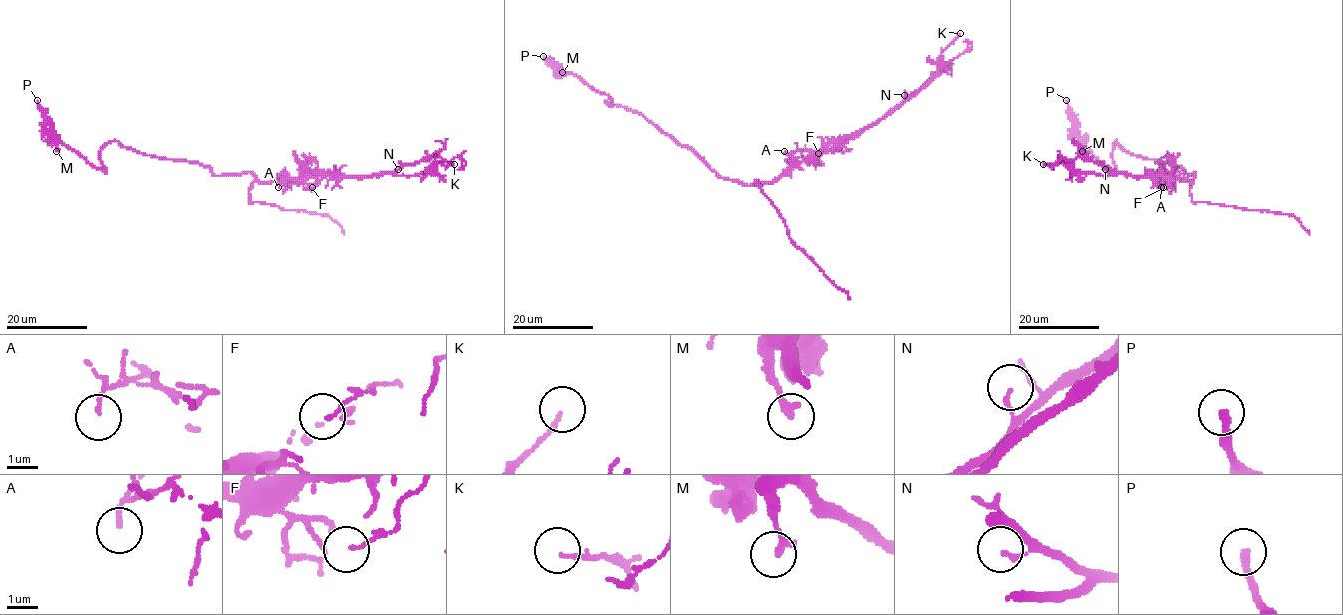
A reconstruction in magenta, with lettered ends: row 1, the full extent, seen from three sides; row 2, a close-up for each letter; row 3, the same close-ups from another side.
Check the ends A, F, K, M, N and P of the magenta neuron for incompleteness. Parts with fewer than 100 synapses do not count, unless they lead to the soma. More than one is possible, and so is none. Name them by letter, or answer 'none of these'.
none of these

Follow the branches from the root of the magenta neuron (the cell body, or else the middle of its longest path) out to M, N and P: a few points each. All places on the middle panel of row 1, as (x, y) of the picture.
M: (739, 183), (721, 178), (638, 113), (606, 102), (609, 105), (607, 95), (562, 72)
N: (739, 183), (770, 183), (800, 163), (831, 152), (889, 115), (904, 100), (904, 95)
P: (739, 183), (721, 178), (641, 115), (606, 102), (609, 105), (607, 95), (543, 56)

